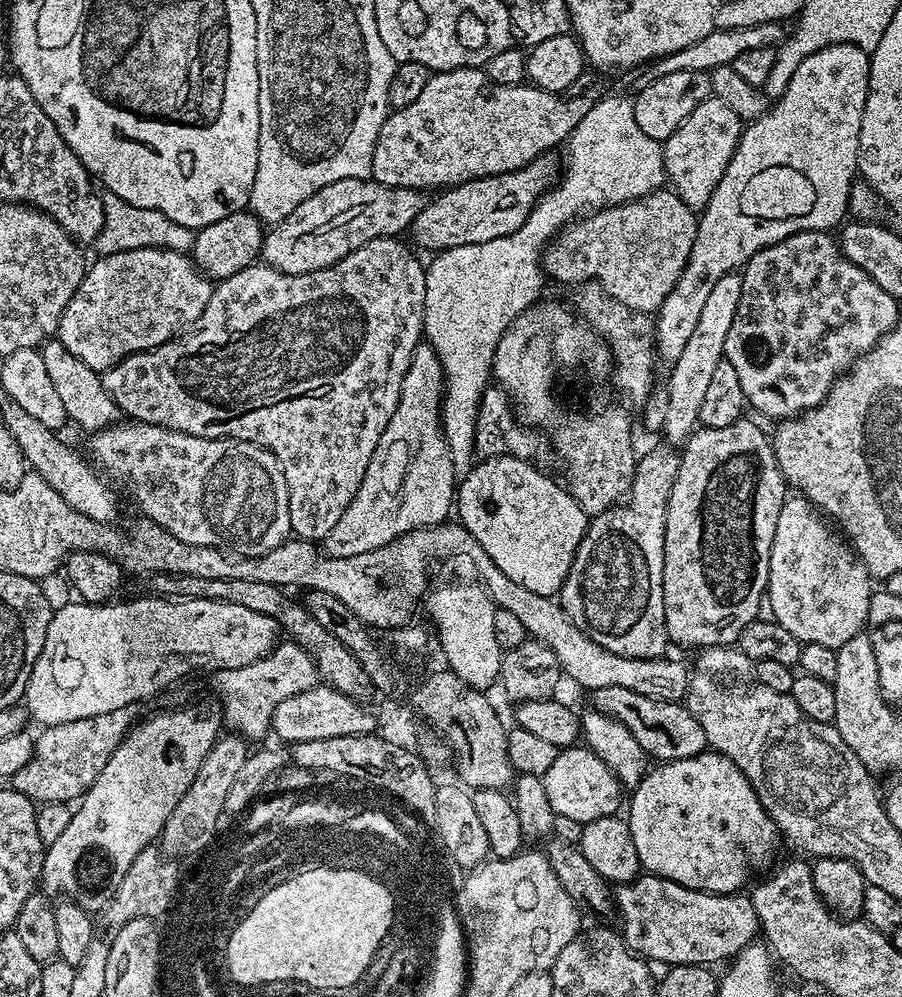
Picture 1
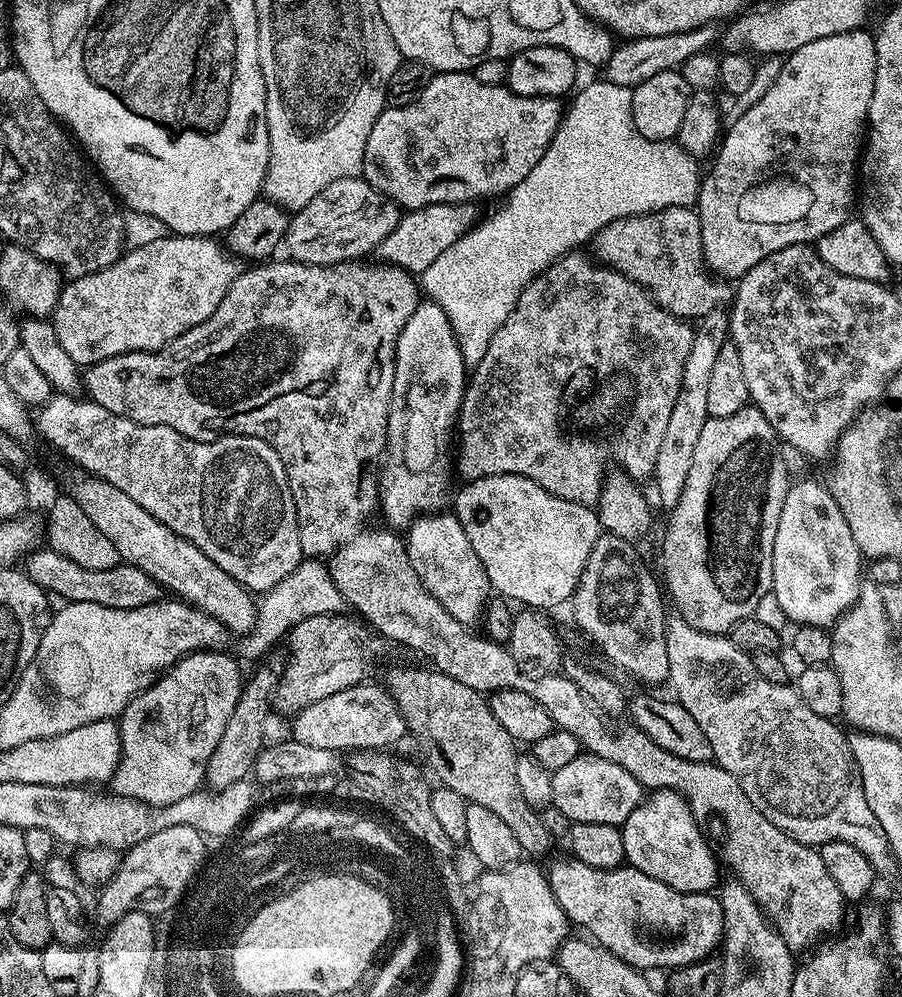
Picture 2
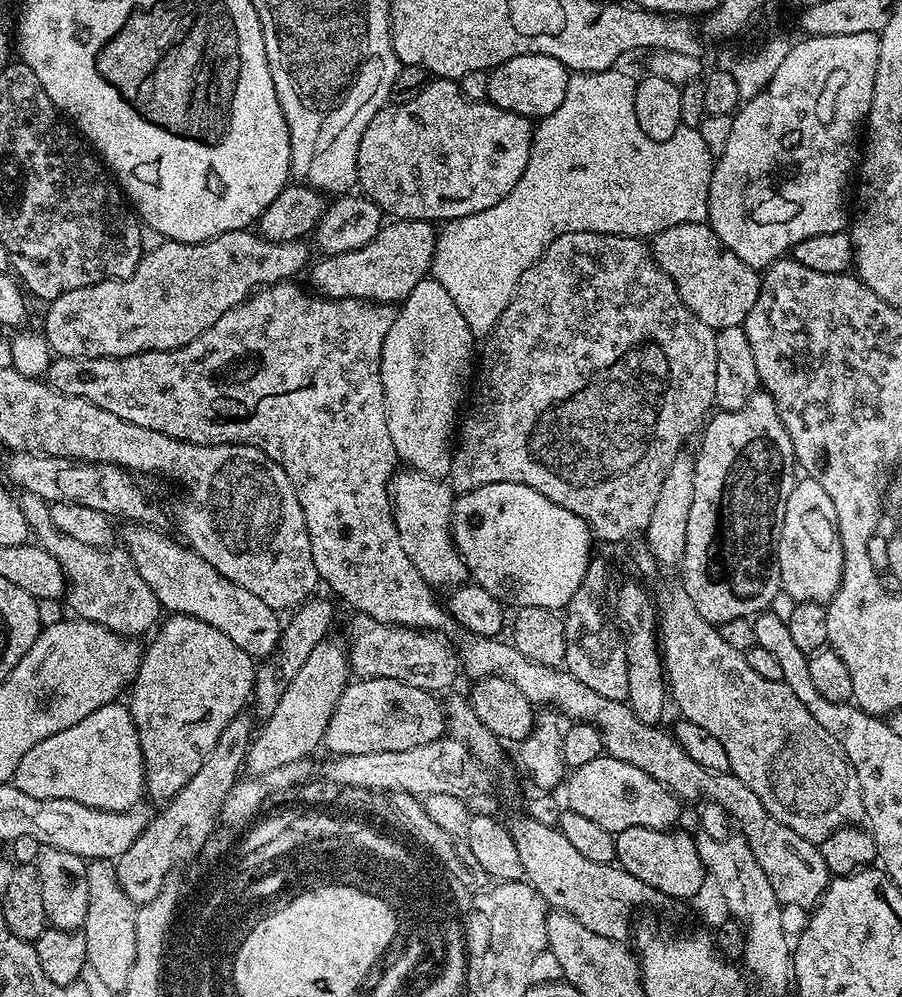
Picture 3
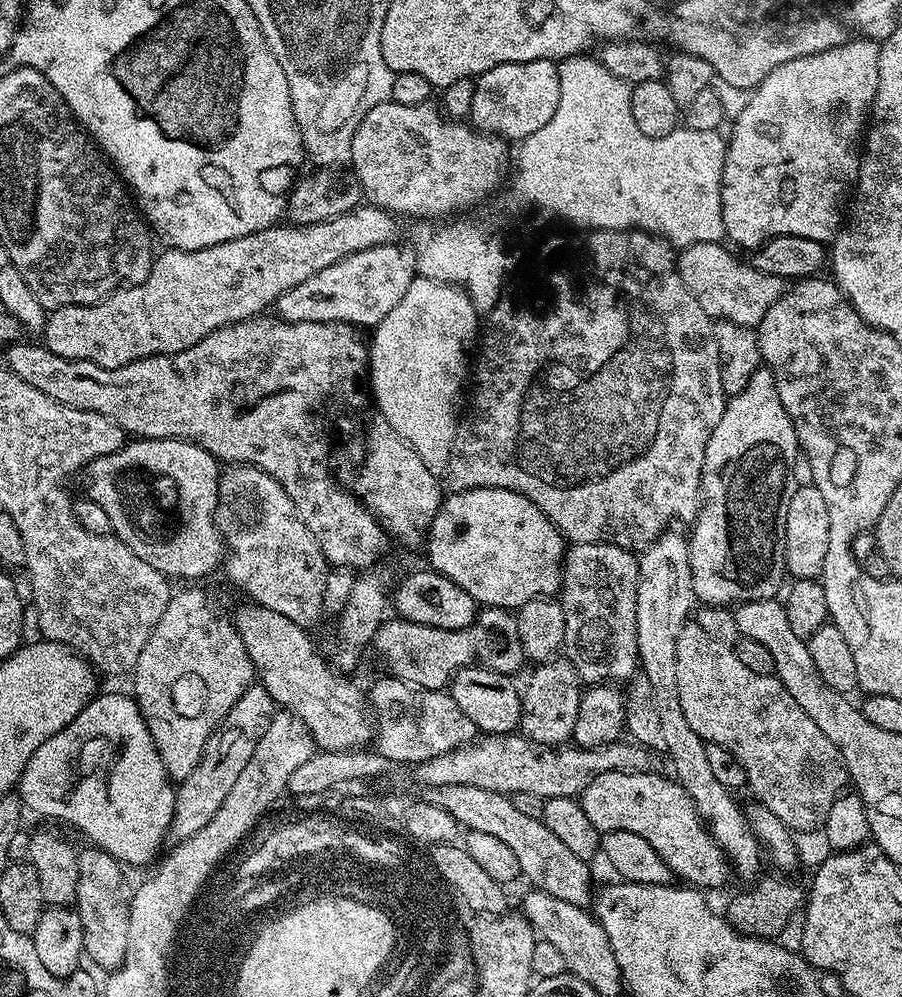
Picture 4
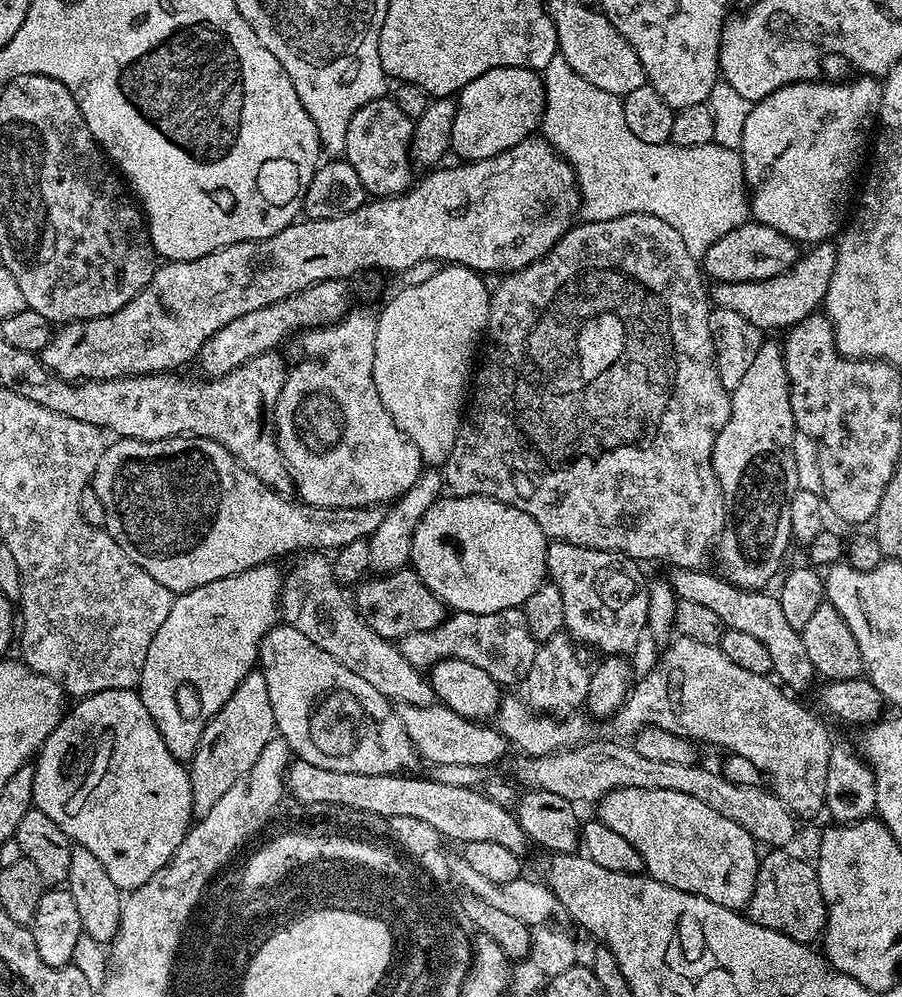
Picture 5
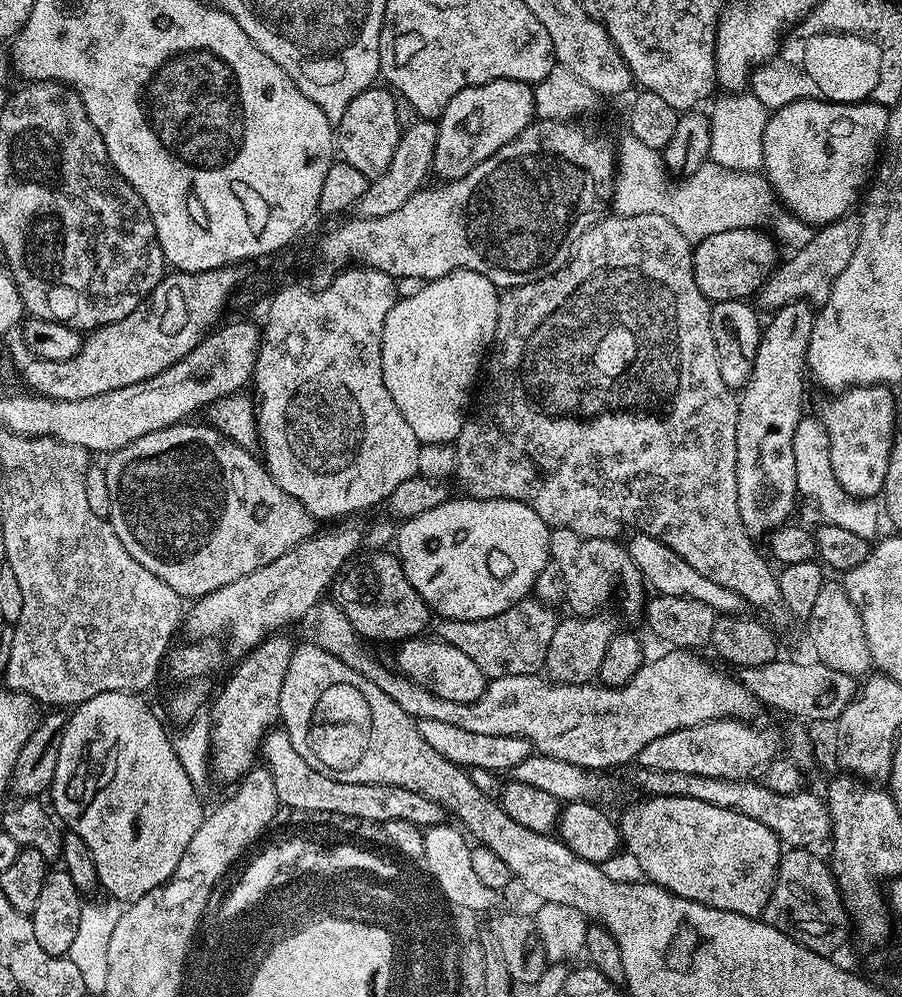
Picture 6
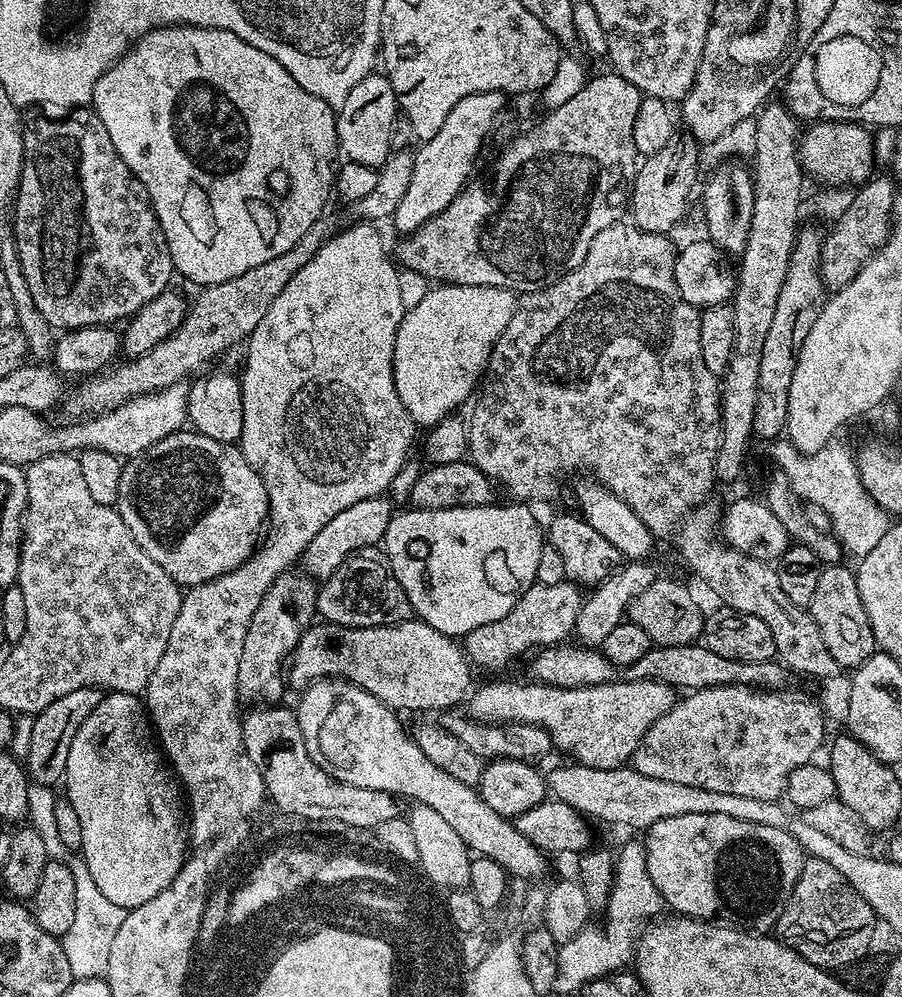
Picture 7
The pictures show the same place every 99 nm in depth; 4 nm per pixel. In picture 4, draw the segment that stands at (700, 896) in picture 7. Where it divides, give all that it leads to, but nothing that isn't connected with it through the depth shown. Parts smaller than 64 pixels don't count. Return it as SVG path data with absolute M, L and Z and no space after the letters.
M607 772L598 774L584 787L584 791L578 797L582 810L586 810L586 818L590 818L593 826L601 832L617 832L618 830L630 830L638 838L646 838L654 850L658 850L658 858L670 866L673 877L680 876L685 885L697 890L709 890L708 888L720 888L727 882L728 876L733 875L732 865L728 863L728 857L712 839L703 819L696 812L694 802L690 794L675 779L664 777L660 772Z

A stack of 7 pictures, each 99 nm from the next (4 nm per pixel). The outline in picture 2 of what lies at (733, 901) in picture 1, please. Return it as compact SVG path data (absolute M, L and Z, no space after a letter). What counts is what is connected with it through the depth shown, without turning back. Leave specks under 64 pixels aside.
M567 858L568 860L556 860L549 868L546 868L548 877L548 885L554 894L554 898L558 902L558 906L562 906L562 910L568 915L569 921L573 925L581 924L585 928L587 935L591 937L595 943L601 948L607 948L609 952L620 960L625 960L631 968L639 968L641 970L649 970L648 968L673 968L679 970L688 964L699 964L707 961L712 951L721 947L724 938L724 911L720 905L719 899L715 895L707 892L679 892L670 886L666 886L666 882L658 882L658 878L650 878L646 874L642 874L642 870L631 866L621 866L619 868L595 868L594 866L586 866L582 861L575 858Z

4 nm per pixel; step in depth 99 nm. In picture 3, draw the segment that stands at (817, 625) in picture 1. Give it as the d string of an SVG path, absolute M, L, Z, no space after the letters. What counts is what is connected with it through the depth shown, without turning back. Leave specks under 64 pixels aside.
M811 479L806 481L798 481L790 490L790 498L786 498L786 514L784 521L780 527L780 538L776 542L776 565L780 571L780 586L783 595L789 596L792 602L802 604L824 604L836 595L836 591L840 588L840 583L844 577L844 555L842 554L842 542L840 541L840 531L838 530L838 514L834 514L834 502L830 502L830 494L826 494L826 490L822 490L822 486L818 486L818 482Z

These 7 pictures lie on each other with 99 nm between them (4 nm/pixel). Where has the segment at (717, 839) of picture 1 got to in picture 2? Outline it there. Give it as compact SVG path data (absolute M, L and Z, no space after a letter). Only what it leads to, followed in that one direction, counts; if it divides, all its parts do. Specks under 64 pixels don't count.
M670 788L653 791L620 828L625 861L642 870L642 874L658 878L658 882L666 882L666 886L679 892L711 893L717 887L720 872L712 861L712 848L704 841L699 827L688 801L679 792Z

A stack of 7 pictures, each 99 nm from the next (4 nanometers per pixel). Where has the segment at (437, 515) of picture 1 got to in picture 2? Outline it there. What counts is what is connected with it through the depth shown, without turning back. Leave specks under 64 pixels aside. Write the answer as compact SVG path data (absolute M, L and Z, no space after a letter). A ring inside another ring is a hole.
M421 302L396 343L396 369L392 405L388 411L388 446L380 478L379 511L396 530L407 529L413 520L441 511L449 503L448 479L454 476L454 425L460 415L466 387L466 365L450 318L435 302ZM306 558L278 586L263 595L257 605L256 628L264 628L262 639L270 650L276 646L278 640L283 641L298 622L314 616L341 615L349 606L334 586L327 563L318 558Z

